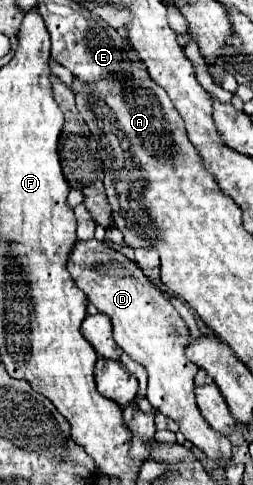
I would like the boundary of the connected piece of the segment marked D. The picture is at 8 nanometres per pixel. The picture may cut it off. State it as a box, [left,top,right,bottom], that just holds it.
[67,238,231,468]

